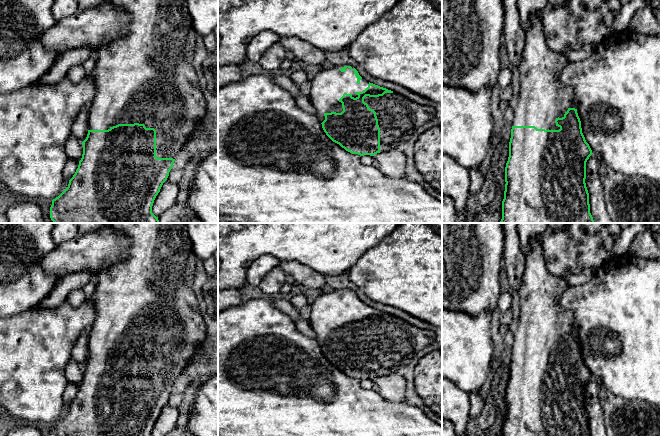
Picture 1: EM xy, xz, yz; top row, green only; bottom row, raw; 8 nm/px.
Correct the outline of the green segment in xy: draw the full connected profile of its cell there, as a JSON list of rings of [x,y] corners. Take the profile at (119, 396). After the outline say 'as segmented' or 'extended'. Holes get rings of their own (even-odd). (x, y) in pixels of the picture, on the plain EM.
[[[111,223],[116,231],[131,240],[126,259],[116,262],[108,269],[94,275],[96,281],[92,304],[95,307],[95,319],[88,337],[88,358],[82,366],[83,378],[78,392],[69,404],[68,411],[52,424],[50,436],[152,436],[154,424],[163,407],[167,404],[173,387],[189,360],[194,361],[196,351],[204,344],[206,323],[192,289],[197,256],[187,232],[186,223]]]; extended

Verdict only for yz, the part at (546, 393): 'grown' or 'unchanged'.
grown

